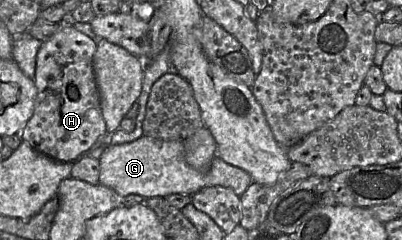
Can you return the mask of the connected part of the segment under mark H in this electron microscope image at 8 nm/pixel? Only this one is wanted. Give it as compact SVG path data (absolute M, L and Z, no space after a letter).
M68 20L60 22L59 31L43 43L36 56L34 82L37 88L34 113L20 133L36 151L59 162L75 162L87 155L92 148L101 146L101 139L108 133L103 118L100 94L93 70L93 57L97 43L77 30Z

